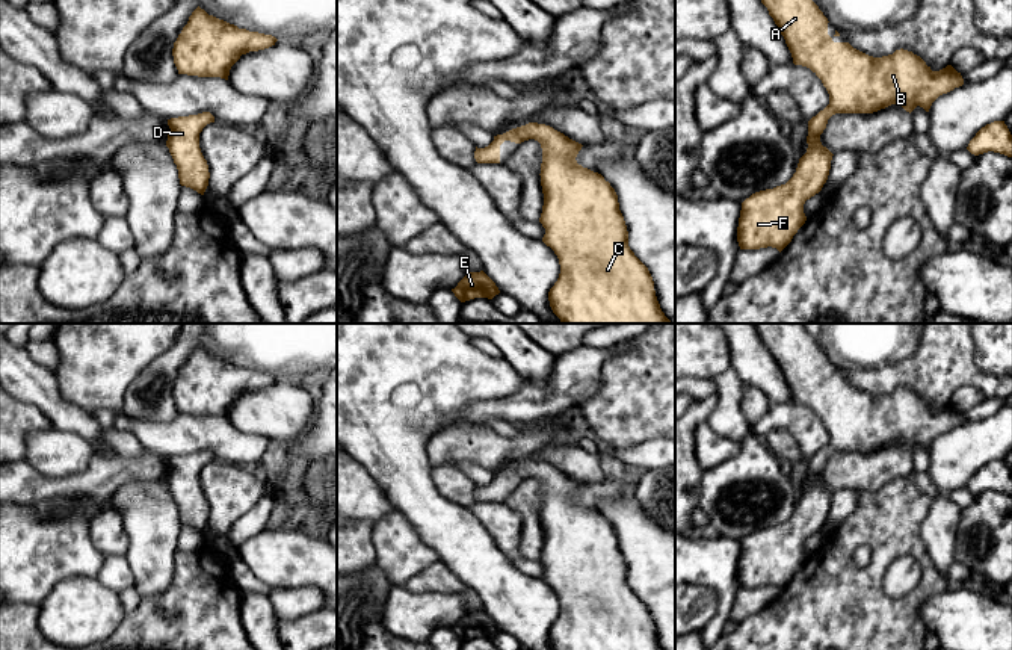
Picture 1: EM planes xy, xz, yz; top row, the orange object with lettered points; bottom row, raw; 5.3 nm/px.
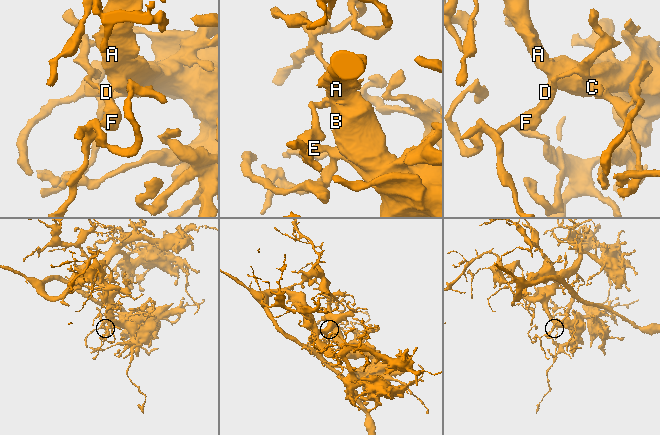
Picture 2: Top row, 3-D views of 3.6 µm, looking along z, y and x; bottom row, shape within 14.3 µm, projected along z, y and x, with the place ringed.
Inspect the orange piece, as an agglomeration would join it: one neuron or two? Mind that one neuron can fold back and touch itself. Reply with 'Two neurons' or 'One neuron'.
One neuron

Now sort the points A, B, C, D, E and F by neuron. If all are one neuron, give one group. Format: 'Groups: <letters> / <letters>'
Groups: A B C D E F

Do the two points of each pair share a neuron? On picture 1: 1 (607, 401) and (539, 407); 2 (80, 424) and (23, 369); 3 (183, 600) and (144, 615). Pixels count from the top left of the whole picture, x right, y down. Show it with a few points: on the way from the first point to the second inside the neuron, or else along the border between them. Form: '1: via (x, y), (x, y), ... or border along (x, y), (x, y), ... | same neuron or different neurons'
1: border along (601, 374), (598, 387), (577, 408) | different neurons
2: via (65, 413), (37, 384) | same neuron
3: via (172, 600), (162, 600), (153, 605) | same neuron

